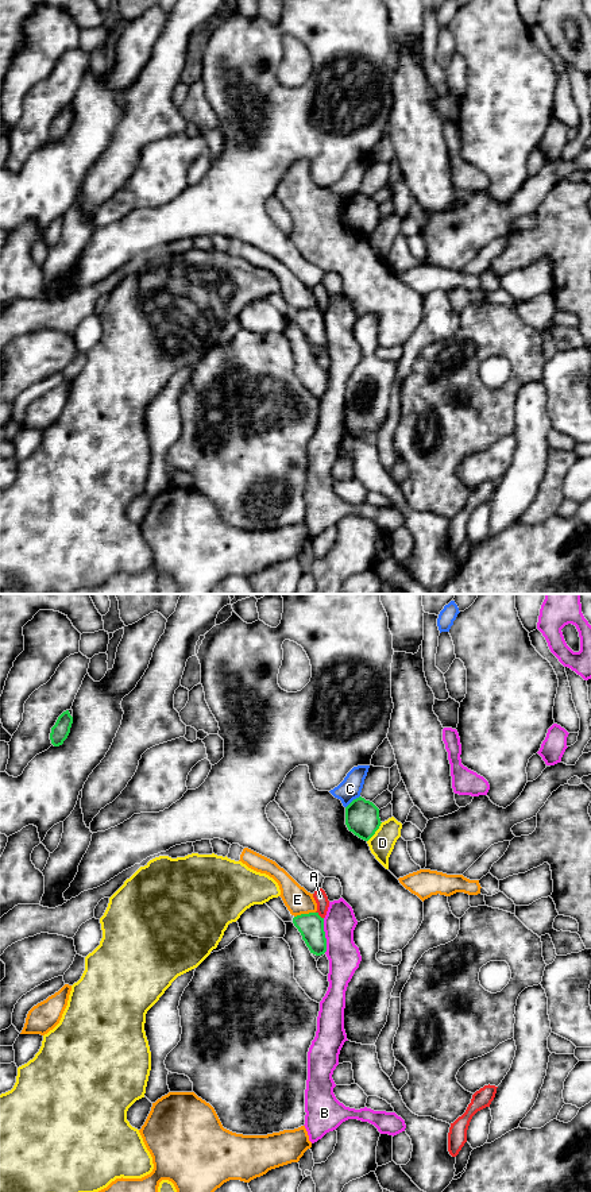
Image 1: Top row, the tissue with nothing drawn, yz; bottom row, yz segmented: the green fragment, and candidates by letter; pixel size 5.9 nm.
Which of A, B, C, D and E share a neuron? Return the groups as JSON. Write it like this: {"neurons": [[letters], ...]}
{"neurons": [["A"], ["B"], ["C"], ["D"], ["E"]]}

